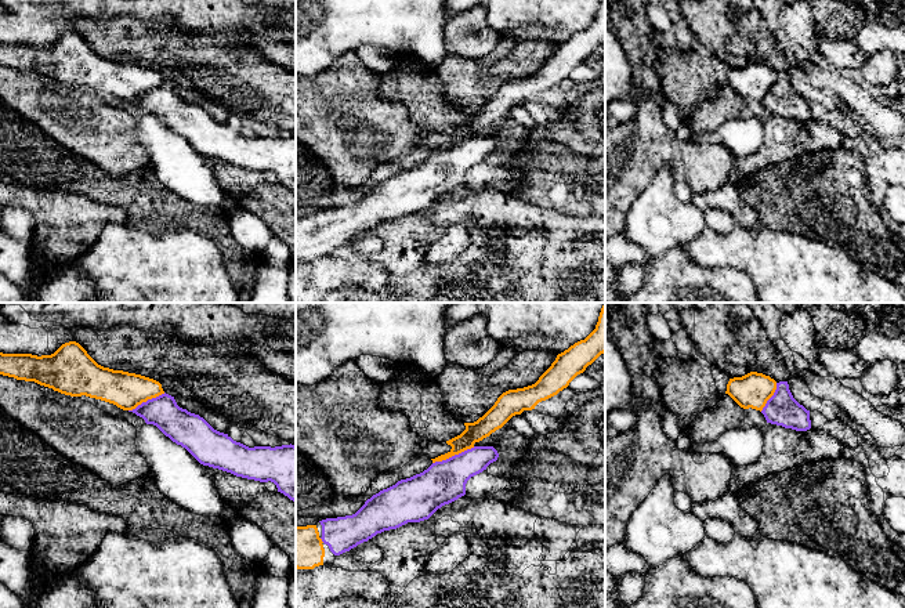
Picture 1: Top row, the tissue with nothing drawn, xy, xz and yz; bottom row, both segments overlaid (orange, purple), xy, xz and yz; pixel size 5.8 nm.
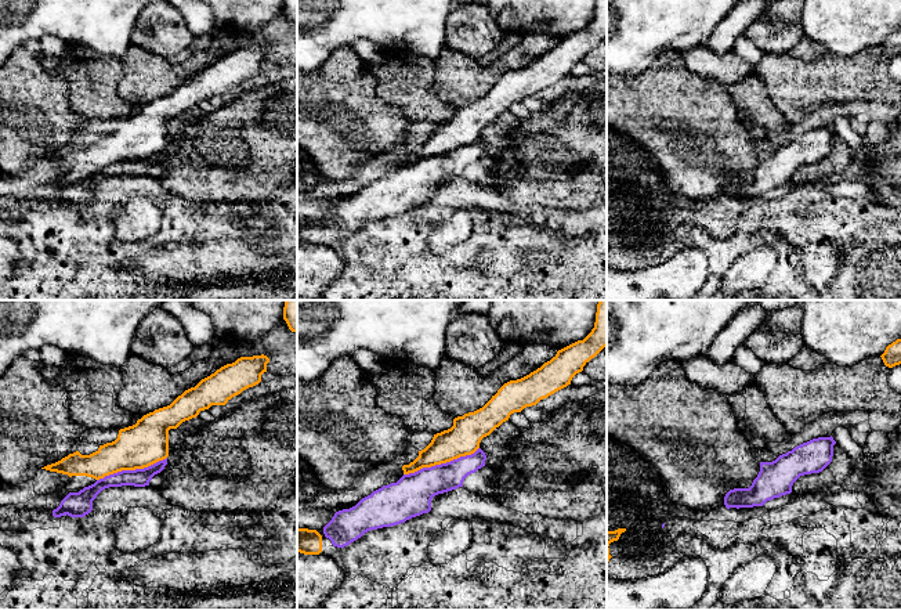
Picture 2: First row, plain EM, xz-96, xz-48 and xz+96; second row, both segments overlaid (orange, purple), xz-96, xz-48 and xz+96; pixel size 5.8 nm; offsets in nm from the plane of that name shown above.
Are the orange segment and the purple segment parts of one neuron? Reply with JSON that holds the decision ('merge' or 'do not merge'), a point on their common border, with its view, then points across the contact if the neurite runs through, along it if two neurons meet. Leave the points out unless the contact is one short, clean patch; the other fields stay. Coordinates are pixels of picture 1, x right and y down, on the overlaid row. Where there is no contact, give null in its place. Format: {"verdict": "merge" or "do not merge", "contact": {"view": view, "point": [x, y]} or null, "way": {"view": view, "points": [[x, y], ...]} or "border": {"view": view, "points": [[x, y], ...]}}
{"verdict": "merge", "contact": {"view": "xz", "point": [453, 455]}}

